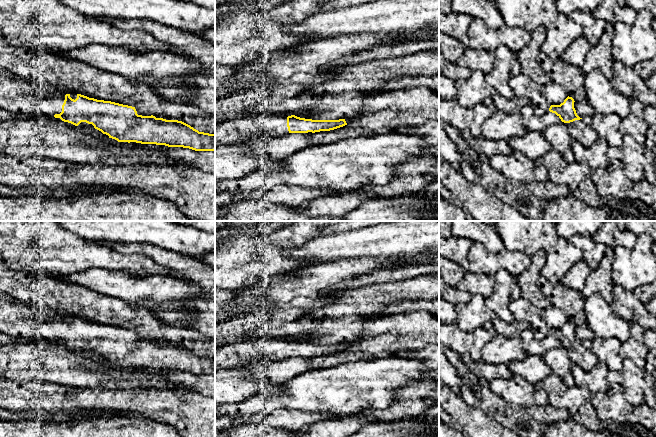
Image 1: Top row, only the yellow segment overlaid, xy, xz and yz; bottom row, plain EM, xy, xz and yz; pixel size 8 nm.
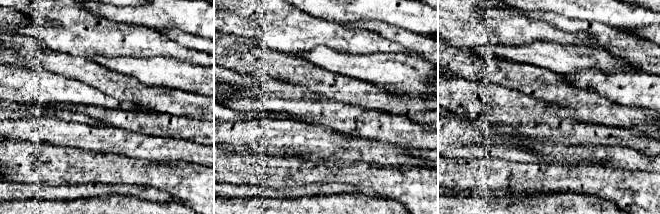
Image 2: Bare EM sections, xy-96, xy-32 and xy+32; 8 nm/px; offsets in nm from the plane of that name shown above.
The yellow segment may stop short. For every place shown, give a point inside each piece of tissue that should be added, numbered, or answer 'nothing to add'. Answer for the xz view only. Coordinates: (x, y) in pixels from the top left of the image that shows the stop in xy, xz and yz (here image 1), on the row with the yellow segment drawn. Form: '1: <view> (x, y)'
1: xz (233, 131)

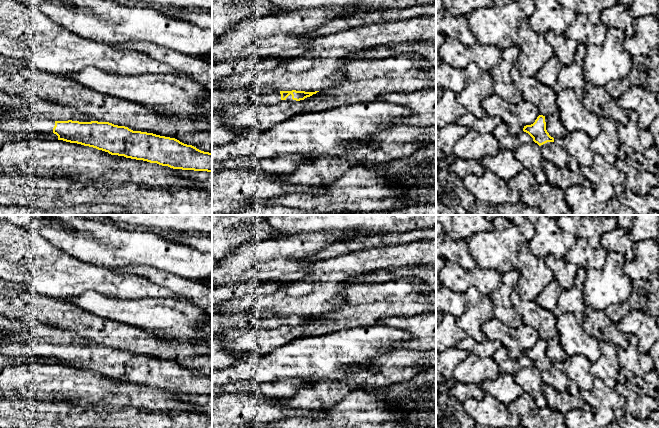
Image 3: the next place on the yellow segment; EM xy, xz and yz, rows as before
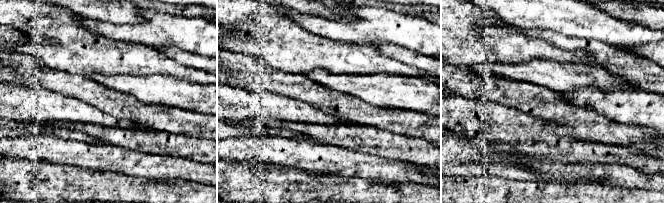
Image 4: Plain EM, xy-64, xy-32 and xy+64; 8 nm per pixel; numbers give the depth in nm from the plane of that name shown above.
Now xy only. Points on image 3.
1: xy (31, 125)

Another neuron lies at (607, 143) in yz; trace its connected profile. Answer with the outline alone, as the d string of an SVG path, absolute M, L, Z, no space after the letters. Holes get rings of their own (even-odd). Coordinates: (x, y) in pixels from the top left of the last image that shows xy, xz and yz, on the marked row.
M601 118L601 132L591 141L591 150L594 154L600 154L610 164L617 159L617 152L621 141L617 132L617 122L609 118Z

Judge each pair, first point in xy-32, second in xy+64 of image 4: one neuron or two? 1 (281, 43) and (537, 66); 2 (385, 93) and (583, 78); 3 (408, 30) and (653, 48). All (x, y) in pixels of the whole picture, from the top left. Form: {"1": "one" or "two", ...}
{"1": "two", "2": "one", "3": "two"}

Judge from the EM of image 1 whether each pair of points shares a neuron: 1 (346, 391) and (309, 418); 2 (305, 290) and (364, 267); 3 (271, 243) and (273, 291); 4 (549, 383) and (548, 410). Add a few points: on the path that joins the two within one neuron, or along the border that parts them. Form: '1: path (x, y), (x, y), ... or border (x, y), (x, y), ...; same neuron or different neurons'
1: border (294, 410), (328, 411), (339, 415); different neurons
2: path (320, 278), (329, 273), (349, 268); same neuron
3: border (295, 272), (286, 275), (263, 275), (250, 284); different neurons
4: border (548, 402), (556, 407), (565, 408), (569, 414); different neurons

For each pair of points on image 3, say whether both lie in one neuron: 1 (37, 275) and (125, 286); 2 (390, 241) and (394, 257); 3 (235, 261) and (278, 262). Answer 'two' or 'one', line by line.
1: one
2: two
3: one

